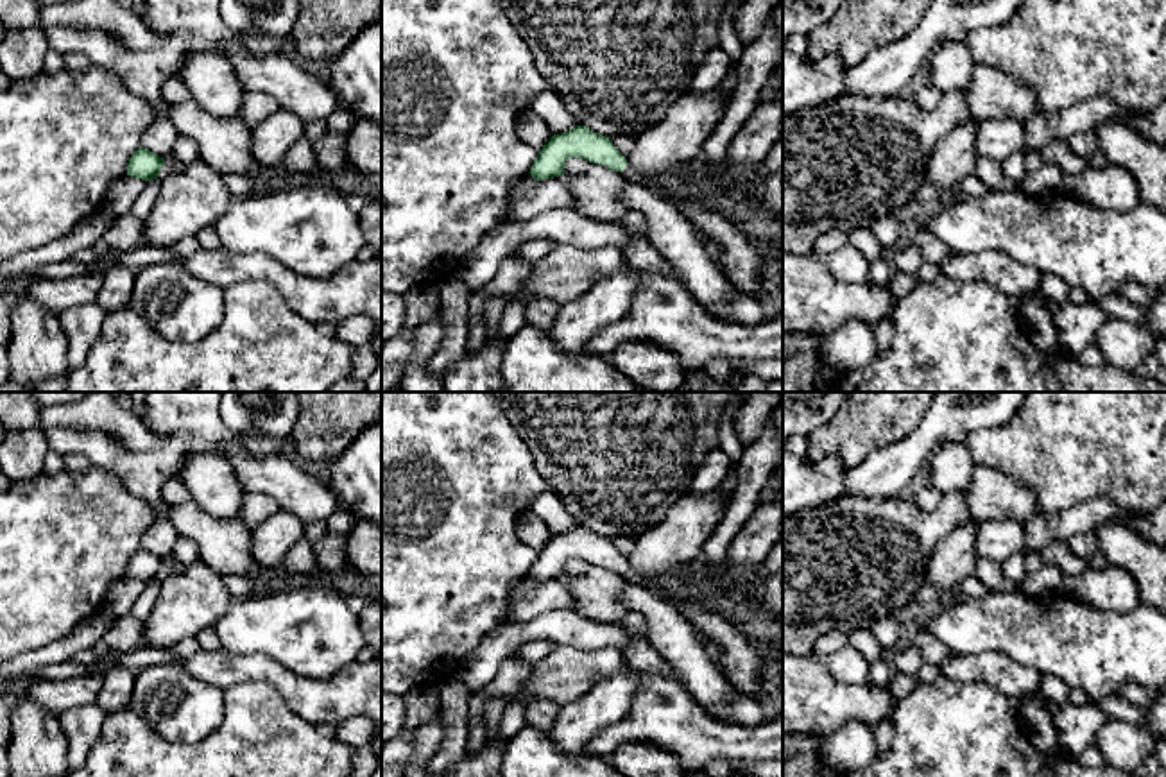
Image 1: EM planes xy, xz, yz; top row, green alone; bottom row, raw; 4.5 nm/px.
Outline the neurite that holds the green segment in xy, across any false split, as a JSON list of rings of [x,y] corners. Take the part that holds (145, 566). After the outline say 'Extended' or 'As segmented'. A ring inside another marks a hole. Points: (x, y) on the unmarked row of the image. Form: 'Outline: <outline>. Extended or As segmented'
Outline: [[[140,548],[127,564],[127,576],[141,582],[154,582],[163,571],[165,560]]]. As segmented

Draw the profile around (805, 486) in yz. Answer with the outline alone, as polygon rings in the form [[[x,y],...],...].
[[[783,449],[783,517],[847,496],[845,471],[836,458],[811,464]]]

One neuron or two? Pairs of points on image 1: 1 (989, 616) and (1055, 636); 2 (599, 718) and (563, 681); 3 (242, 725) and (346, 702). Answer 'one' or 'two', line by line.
1: one
2: two
3: two

